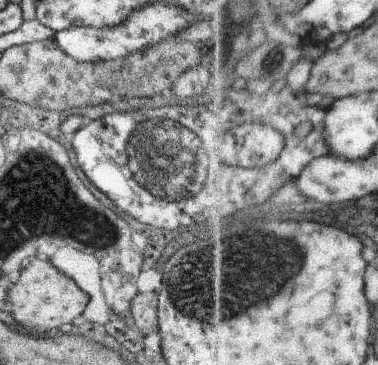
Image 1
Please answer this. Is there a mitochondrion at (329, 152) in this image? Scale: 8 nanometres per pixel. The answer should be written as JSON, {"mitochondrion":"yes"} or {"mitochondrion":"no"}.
{"mitochondrion":"no"}

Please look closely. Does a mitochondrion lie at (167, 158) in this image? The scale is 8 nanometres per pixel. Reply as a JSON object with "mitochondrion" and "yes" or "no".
{"mitochondrion":"yes"}

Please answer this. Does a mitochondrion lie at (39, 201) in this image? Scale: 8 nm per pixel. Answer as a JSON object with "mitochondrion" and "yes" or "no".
{"mitochondrion":"yes"}

